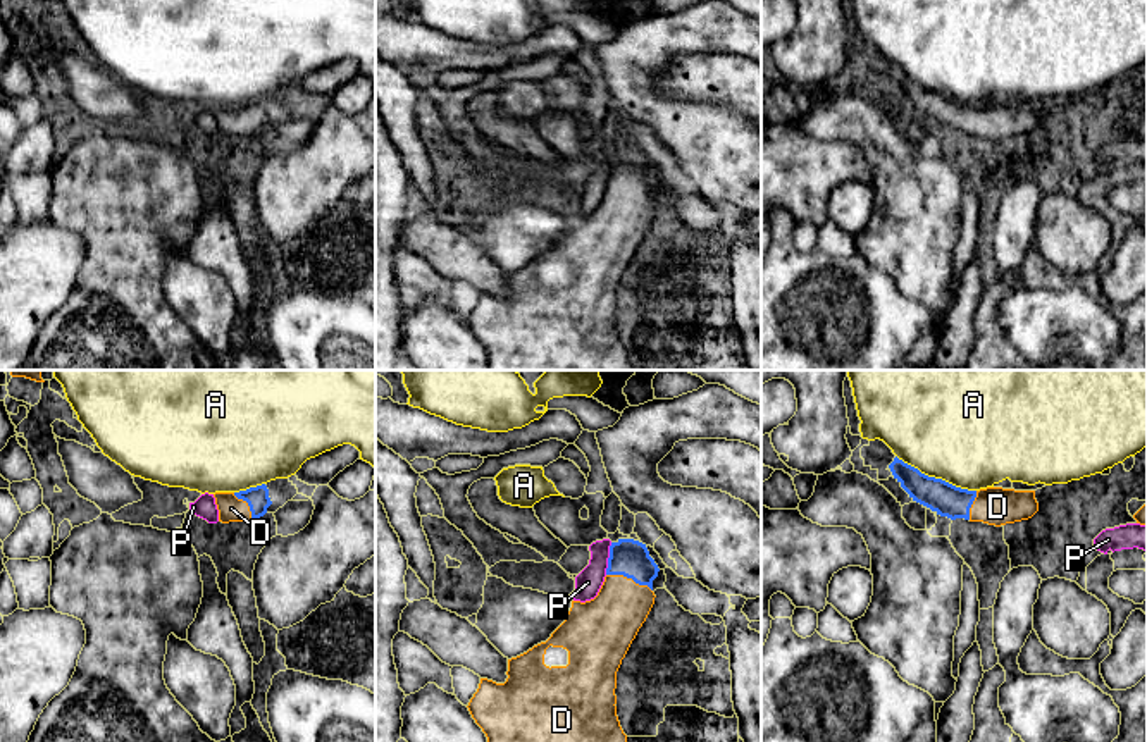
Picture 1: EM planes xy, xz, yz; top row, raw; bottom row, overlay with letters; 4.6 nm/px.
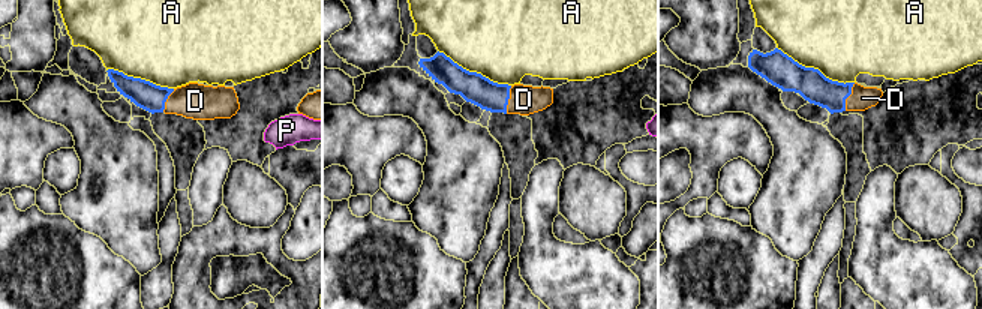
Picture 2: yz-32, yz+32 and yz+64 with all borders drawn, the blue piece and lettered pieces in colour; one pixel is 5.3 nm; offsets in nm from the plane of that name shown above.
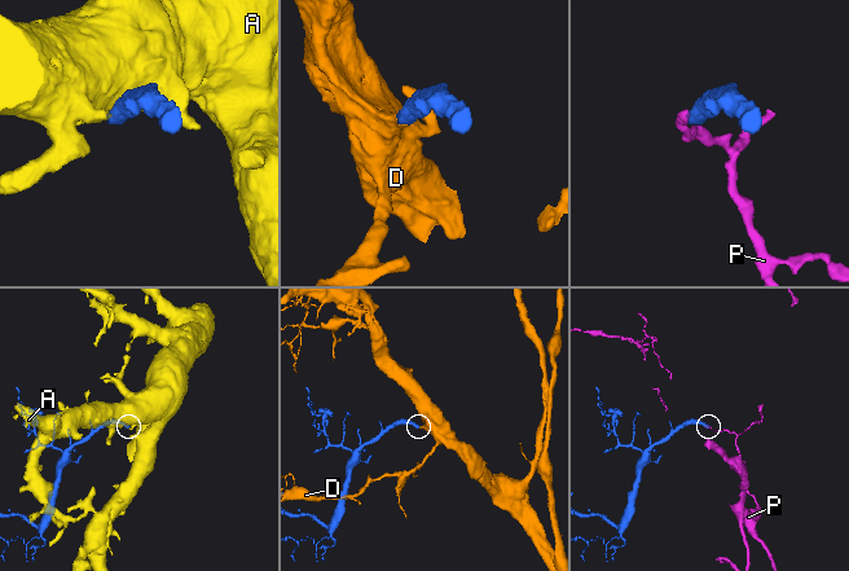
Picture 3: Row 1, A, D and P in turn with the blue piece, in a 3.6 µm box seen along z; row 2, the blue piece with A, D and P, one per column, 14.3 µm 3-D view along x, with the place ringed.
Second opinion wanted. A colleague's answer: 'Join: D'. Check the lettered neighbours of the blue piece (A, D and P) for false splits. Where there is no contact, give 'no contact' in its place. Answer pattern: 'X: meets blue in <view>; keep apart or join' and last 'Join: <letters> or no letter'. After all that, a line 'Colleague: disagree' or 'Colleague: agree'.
A: meets blue in yz; keep apart
D: meets blue in xz; join
P: meets blue in xz; keep apart
Join: D
Colleague: agree

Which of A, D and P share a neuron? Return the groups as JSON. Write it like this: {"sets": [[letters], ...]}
{"sets": [["A"], ["D"], ["P"]]}

